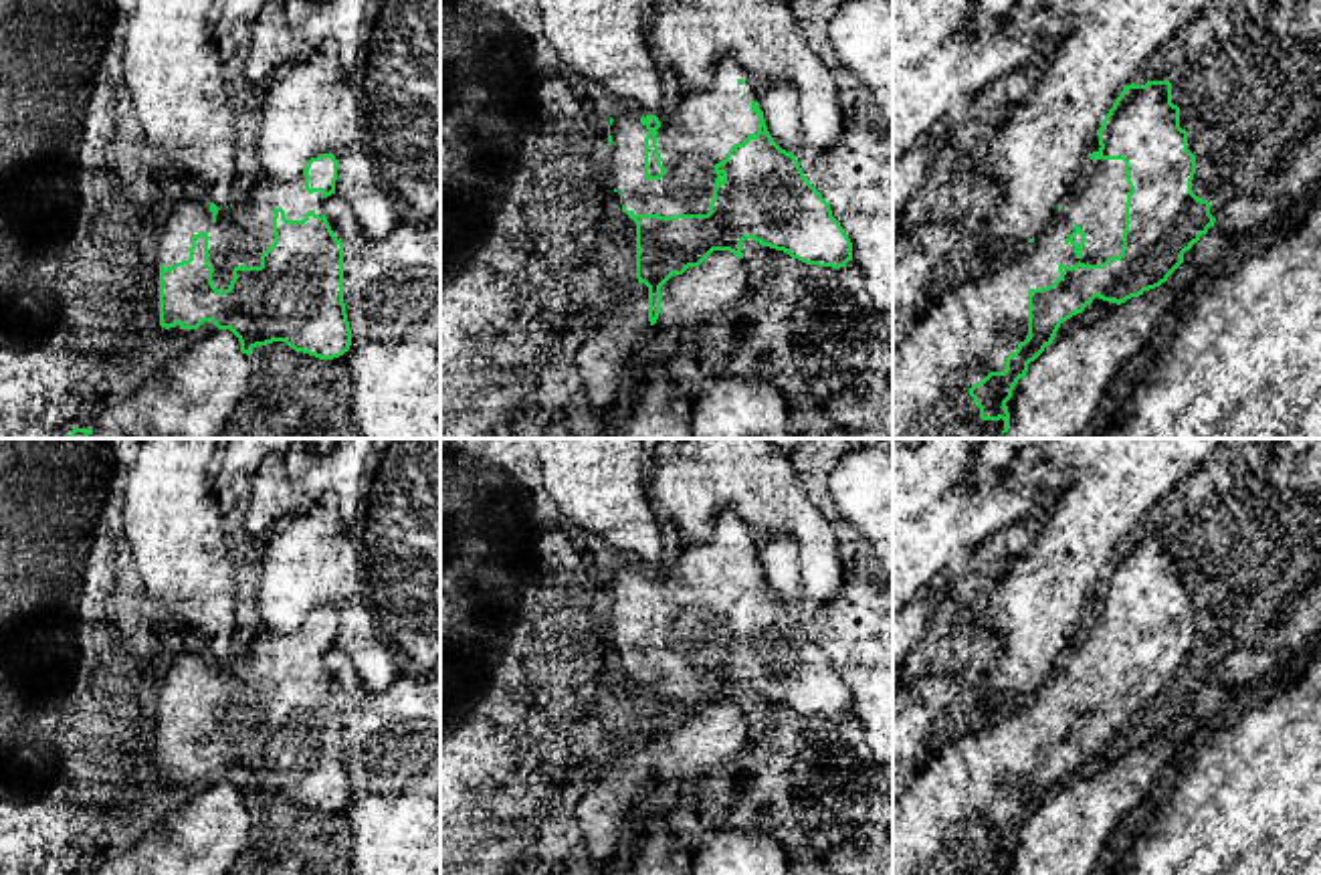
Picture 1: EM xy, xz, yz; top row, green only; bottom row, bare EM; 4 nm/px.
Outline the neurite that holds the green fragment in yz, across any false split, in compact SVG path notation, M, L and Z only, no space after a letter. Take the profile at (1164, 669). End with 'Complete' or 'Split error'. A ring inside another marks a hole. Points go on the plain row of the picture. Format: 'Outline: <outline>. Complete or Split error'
Outline: M1170 533L1123 540L1097 588L1101 600L1091 606L1081 639L1062 653L1052 675L1014 707L949 742L893 802L893 875L1010 875L1006 855L1014 839L1052 796L1062 774L1083 766L1095 750L1121 758L1159 740L1214 679L1210 655L1192 645L1196 608L1188 602L1188 584L1180 580Z. Split error

